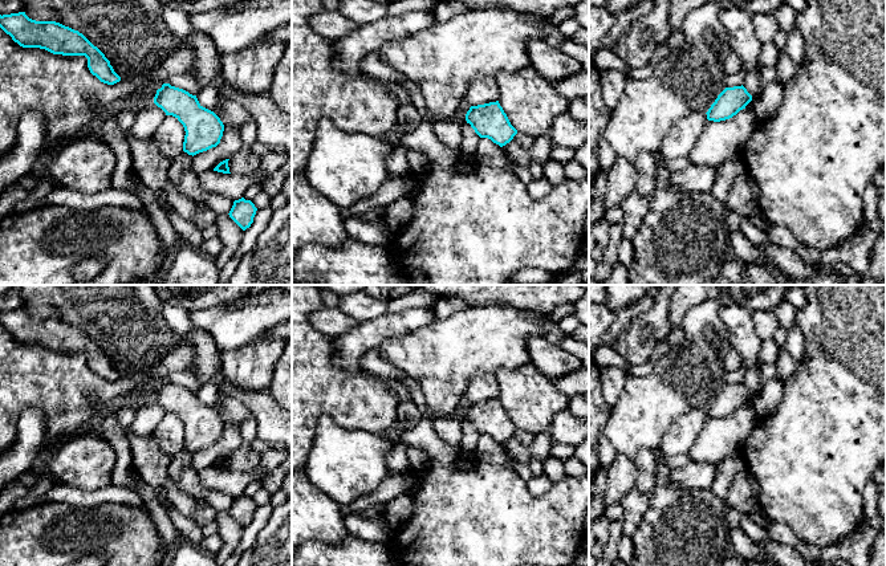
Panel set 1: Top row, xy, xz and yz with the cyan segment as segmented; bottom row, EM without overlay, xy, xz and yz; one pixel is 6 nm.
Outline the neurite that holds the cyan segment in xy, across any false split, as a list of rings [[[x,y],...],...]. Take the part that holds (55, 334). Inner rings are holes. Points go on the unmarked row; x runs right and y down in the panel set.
[[[25,309],[0,311],[0,325],[23,345],[40,345],[62,353],[85,353],[90,370],[103,380],[114,382],[121,378],[105,351],[78,327],[56,318],[32,317]]]

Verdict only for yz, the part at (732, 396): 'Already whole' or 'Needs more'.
Already whole

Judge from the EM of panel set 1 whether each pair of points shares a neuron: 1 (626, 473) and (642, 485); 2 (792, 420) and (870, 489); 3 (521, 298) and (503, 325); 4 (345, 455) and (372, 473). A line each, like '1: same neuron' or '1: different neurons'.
1: different neurons
2: different neurons
3: different neurons
4: same neuron

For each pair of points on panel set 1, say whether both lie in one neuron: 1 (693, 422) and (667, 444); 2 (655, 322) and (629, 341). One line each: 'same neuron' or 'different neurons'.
1: same neuron
2: same neuron

